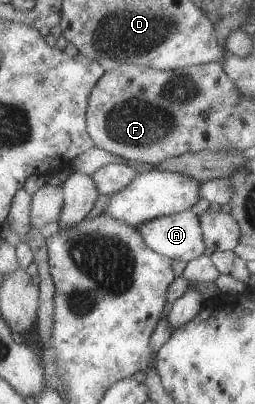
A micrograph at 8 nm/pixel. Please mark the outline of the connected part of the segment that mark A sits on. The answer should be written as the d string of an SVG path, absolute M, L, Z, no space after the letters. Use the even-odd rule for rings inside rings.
M190 209L141 222L137 232L145 246L171 260L188 263L205 248L199 220Z

